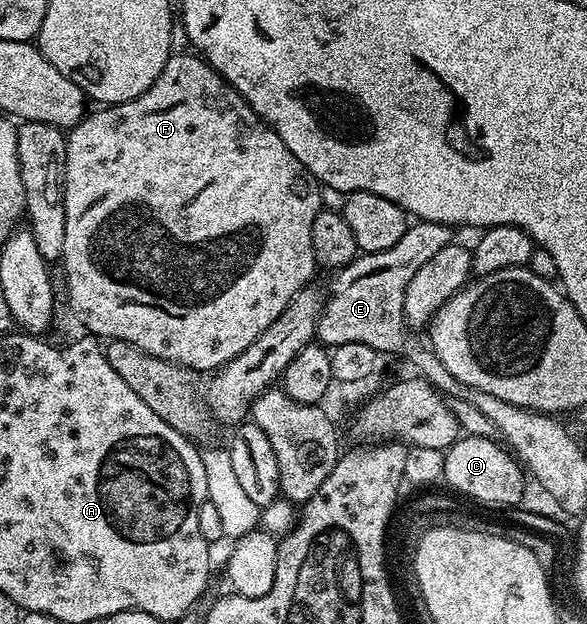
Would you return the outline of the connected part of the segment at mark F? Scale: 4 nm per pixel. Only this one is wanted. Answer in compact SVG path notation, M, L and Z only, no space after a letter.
M197 54L170 55L168 62L164 66L164 70L160 70L160 78L156 78L156 82L152 82L152 86L148 91L123 104L102 106L97 110L99 112L91 111L89 114L83 116L81 122L77 124L75 128L69 129L66 138L64 254L60 261L60 267L66 271L66 292L70 295L70 308L74 311L75 318L90 331L87 333L89 333L91 337L101 338L106 342L123 340L132 346L136 346L140 350L144 350L148 354L152 354L156 358L164 358L173 364L179 364L185 368L192 368L195 373L213 373L215 370L223 368L232 358L239 356L248 346L252 346L252 342L256 342L256 338L260 338L260 334L264 334L264 330L268 330L268 326L272 326L272 322L276 322L276 318L280 318L280 314L288 306L288 302L292 302L294 295L297 294L301 288L307 287L307 285L313 281L310 279L313 278L314 272L316 273L316 265L314 263L314 255L312 254L312 222L316 222L316 214L323 211L323 185L318 183L318 179L316 179L301 162L294 159L292 150L288 150L288 146L284 146L284 142L280 142L278 135L265 124L262 117L255 114L254 111L247 106L245 98L243 98L242 95L212 67L212 65L206 63L205 59Z

